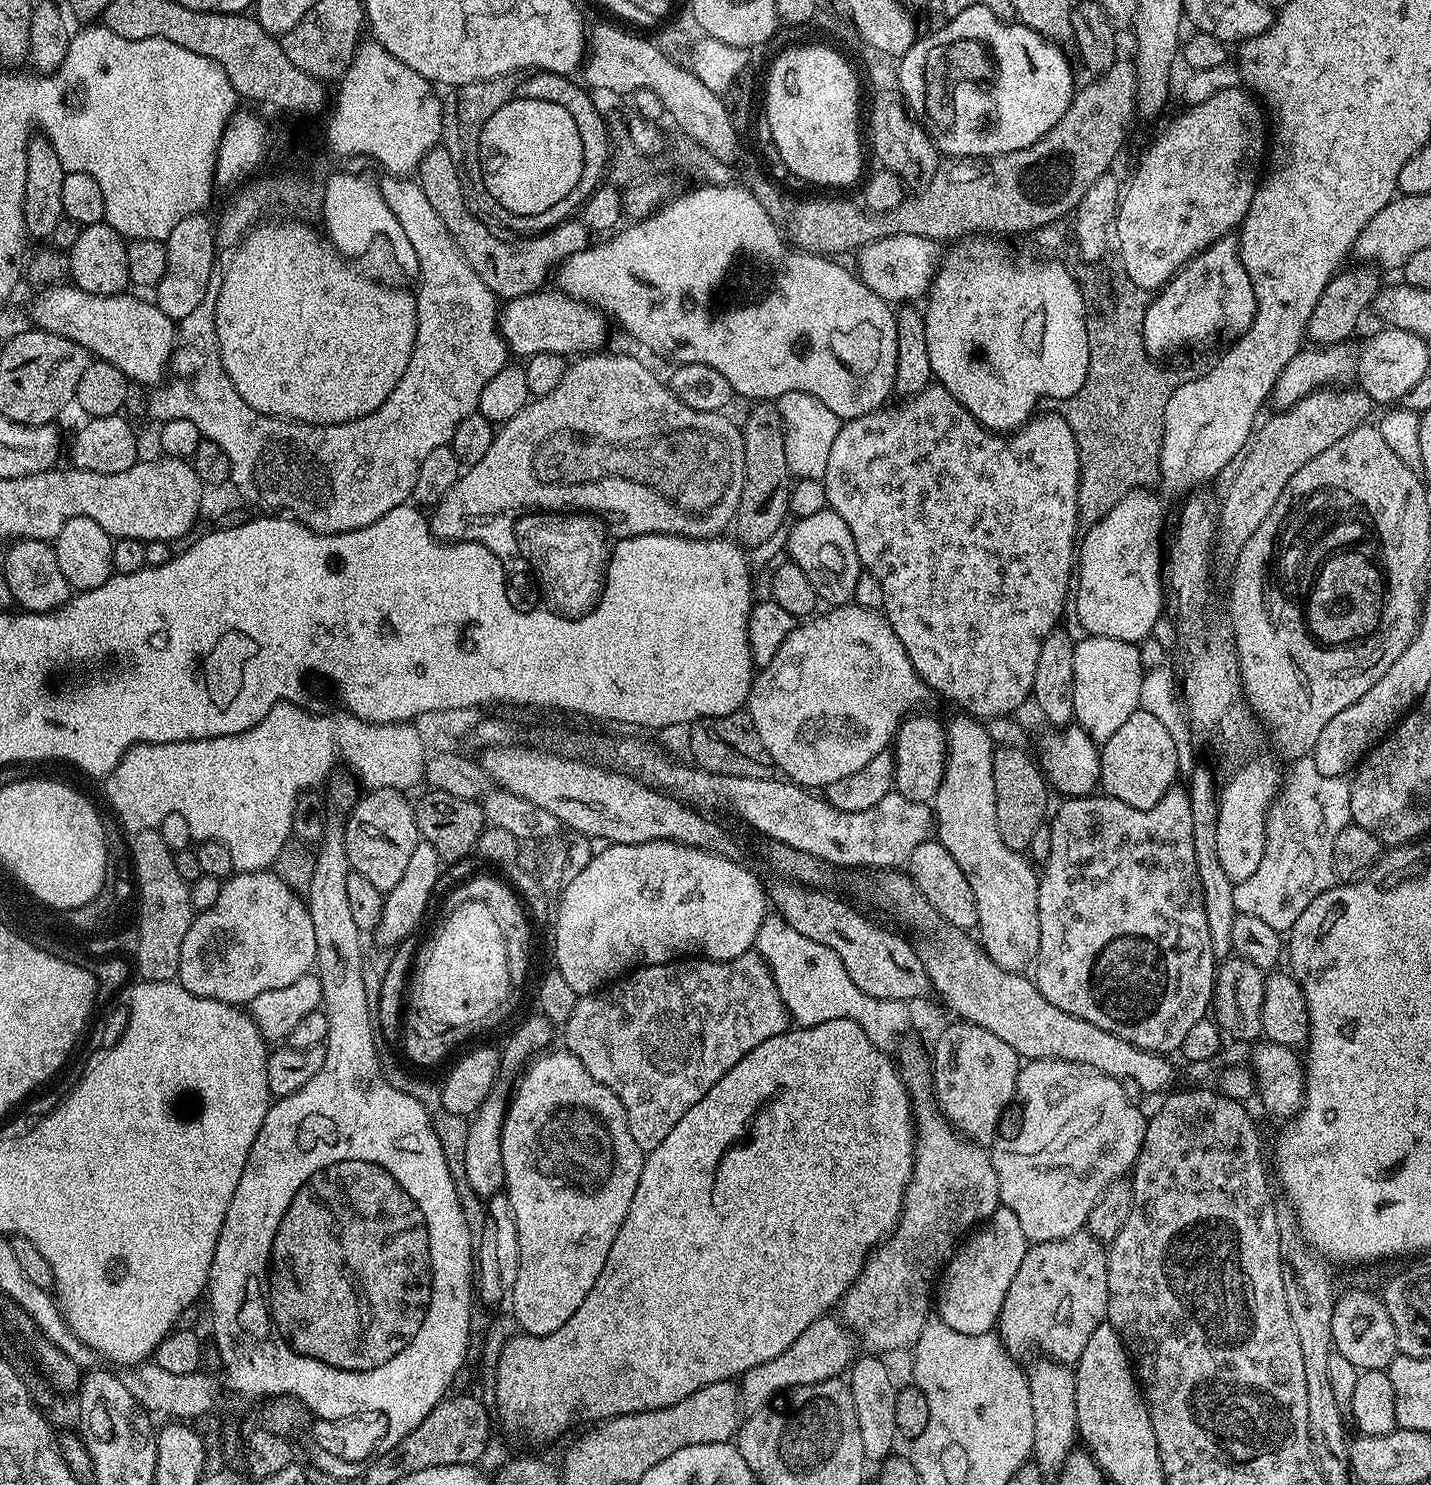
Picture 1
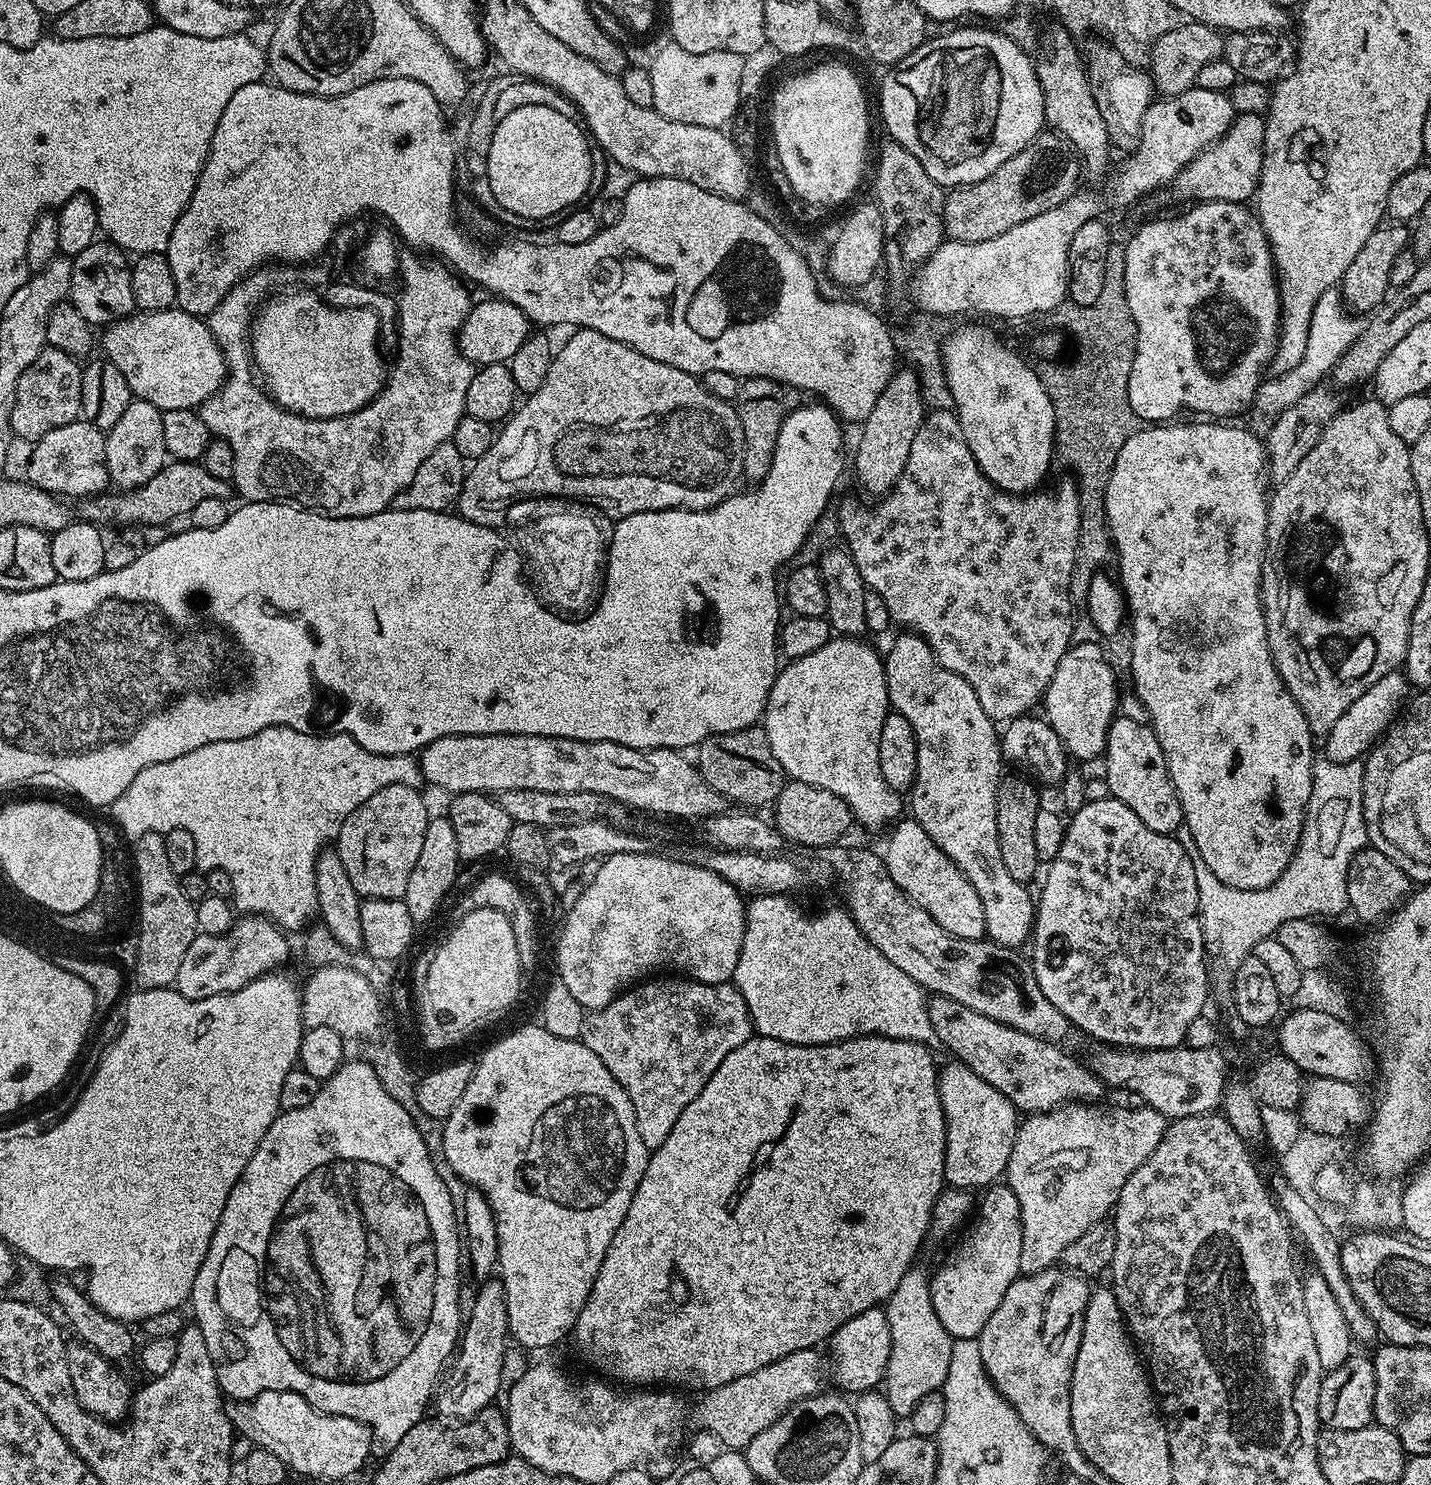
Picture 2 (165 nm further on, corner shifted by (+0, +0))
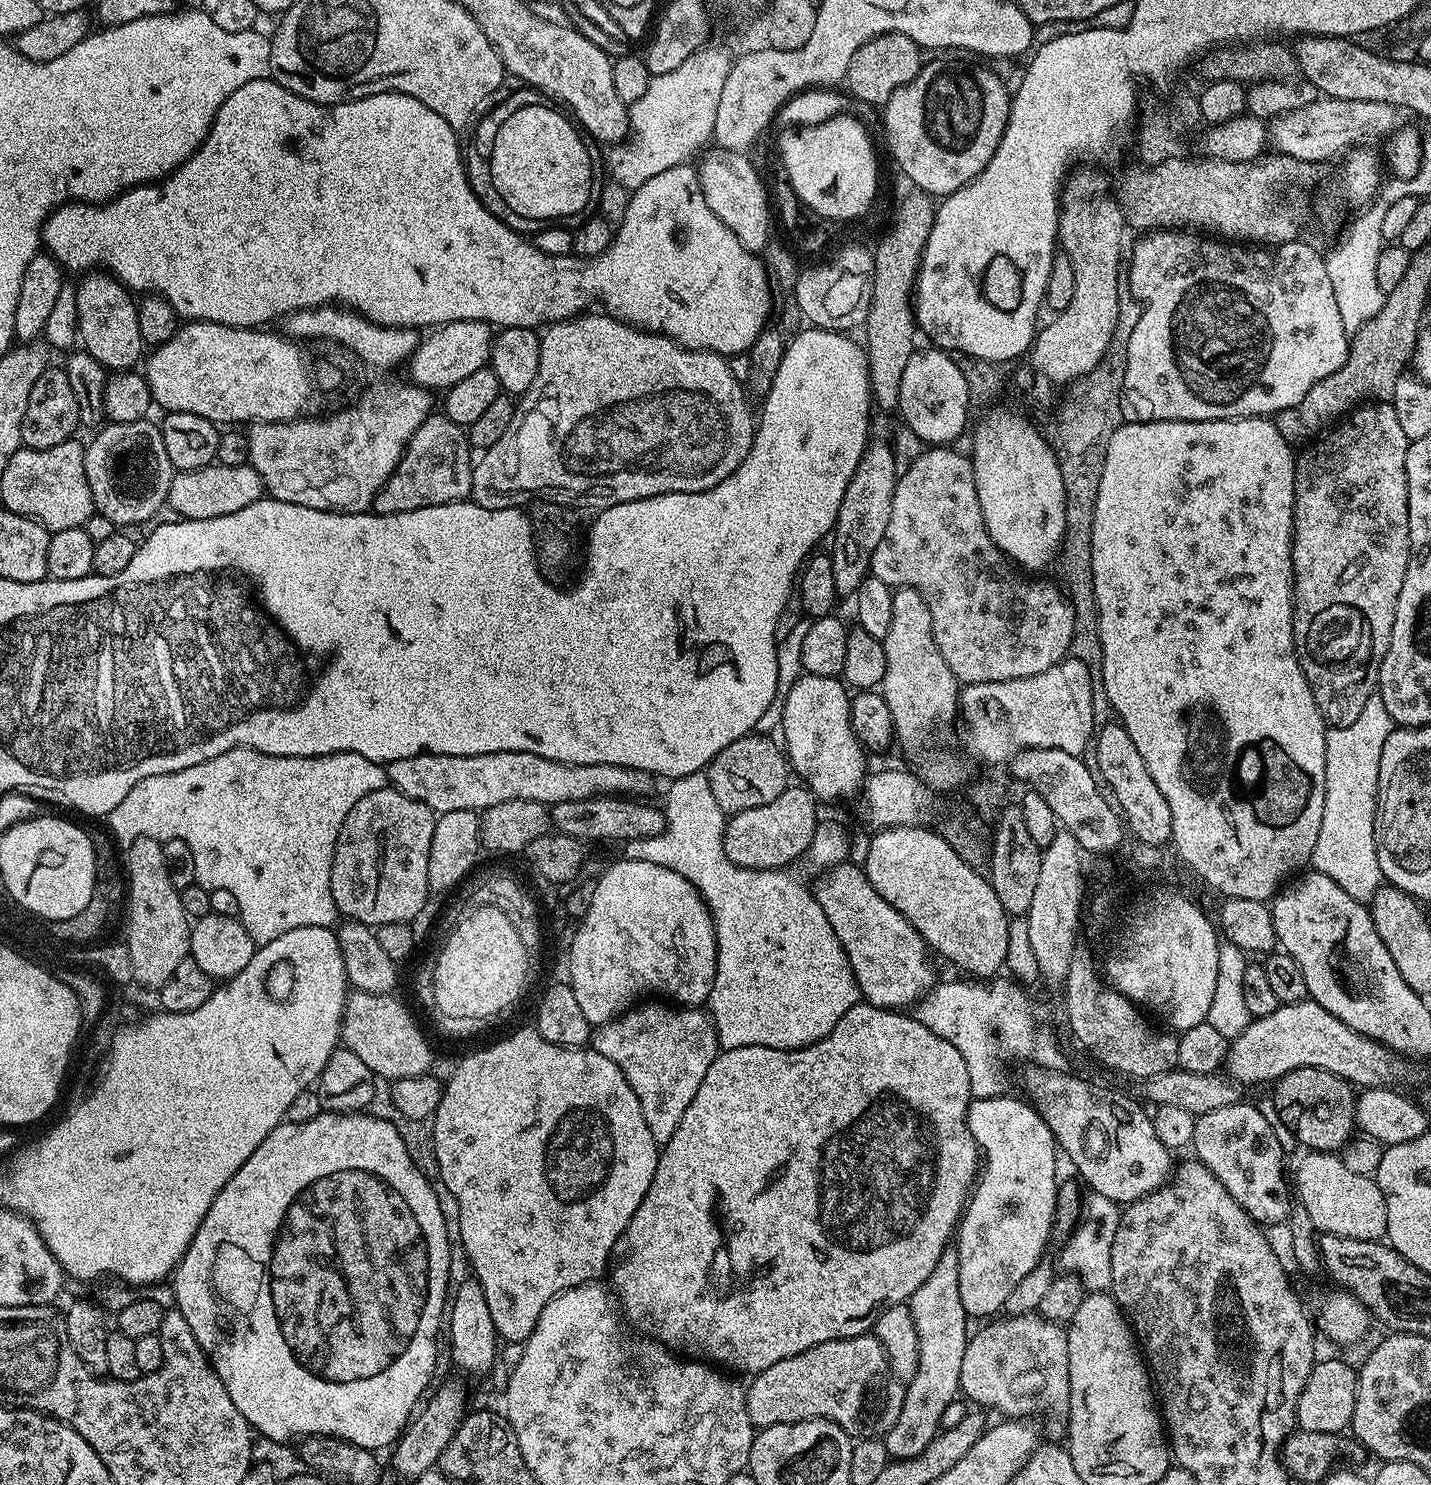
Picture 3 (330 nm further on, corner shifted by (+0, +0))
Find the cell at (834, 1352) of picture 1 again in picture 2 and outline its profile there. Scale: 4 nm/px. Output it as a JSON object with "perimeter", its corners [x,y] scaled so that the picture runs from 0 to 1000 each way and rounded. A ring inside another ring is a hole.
{"perimeter":[[[617,880],[602,882],[594,890],[586,893],[586,896],[580,900],[581,905],[581,927],[588,938],[600,939],[609,935],[617,930],[618,923],[622,917],[623,900],[622,892]]]}

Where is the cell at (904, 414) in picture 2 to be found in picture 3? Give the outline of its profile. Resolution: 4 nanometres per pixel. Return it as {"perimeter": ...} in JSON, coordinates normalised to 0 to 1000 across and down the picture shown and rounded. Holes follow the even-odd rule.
{"perimeter":[[[609,296],[595,321],[594,327],[591,327],[591,333],[588,333],[588,341],[586,341],[584,355],[580,361],[585,402],[595,402],[607,387],[609,374],[611,370],[614,370],[614,365],[616,365],[616,360],[619,360],[622,352],[627,323],[628,314],[624,303],[616,296]]]}

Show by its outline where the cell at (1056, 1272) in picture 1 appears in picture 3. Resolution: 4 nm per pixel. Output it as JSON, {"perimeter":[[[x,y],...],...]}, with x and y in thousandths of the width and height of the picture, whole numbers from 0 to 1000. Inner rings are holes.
{"perimeter":[[[724,884],[702,886],[702,889],[699,888],[688,891],[690,892],[688,894],[683,897],[681,895],[677,899],[672,914],[672,938],[686,949],[697,948],[702,955],[721,955],[718,954],[730,951],[732,954],[730,956],[730,962],[735,969],[733,970],[743,970],[746,964],[748,949],[746,898],[744,892],[731,889]]]}

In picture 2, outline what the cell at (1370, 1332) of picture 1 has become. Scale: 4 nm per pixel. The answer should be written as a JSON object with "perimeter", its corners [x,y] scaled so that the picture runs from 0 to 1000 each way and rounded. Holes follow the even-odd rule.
{"perimeter":[[[899,797],[894,799],[894,801],[892,801],[892,811],[897,817],[901,826],[905,830],[906,829],[910,832],[911,838],[914,840],[914,843],[919,851],[918,853],[919,856],[927,862],[927,865],[928,865],[928,867],[931,869],[931,871],[932,871],[932,874],[939,886],[939,888],[943,893],[945,902],[948,904],[956,904],[960,901],[962,902],[963,898],[962,892],[948,877],[948,873],[945,871],[943,865],[941,862],[940,856],[938,855],[937,836],[928,828],[927,826],[922,821],[920,816],[918,815],[917,812],[915,812],[913,809],[908,805],[903,799]]]}

